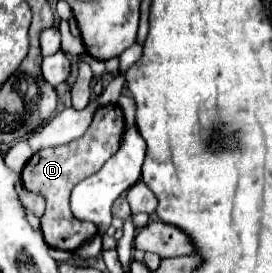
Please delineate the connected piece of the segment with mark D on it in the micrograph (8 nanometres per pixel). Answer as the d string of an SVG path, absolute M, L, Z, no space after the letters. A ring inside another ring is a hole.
M107 104L97 110L89 130L79 140L61 144L57 148L45 148L45 150L33 154L31 160L27 162L27 166L23 170L23 184L25 184L25 188L31 188L33 192L41 192L47 200L47 210L41 220L41 228L45 234L45 242L51 248L75 252L77 248L81 248L87 240L91 240L97 234L97 228L93 228L93 224L81 222L73 216L73 212L69 208L69 194L75 184L89 178L93 172L101 170L101 166L107 162L107 158L113 156L113 152L117 152L117 148L121 144L123 130L125 130L125 118L123 118L119 104Z

